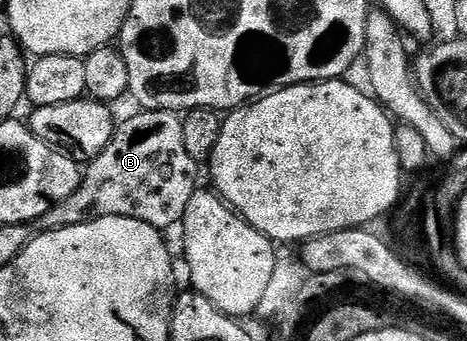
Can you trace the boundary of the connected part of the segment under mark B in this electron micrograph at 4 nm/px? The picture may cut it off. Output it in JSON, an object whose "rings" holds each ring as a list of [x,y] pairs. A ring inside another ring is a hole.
{"rings":[[[142,109],[141,114],[137,114],[134,118],[129,118],[125,123],[118,125],[113,131],[111,140],[107,144],[107,148],[103,148],[103,152],[99,152],[99,156],[92,159],[84,167],[81,175],[81,183],[75,188],[75,192],[71,192],[71,196],[67,196],[67,200],[57,202],[42,218],[37,219],[35,226],[38,231],[44,232],[46,230],[58,230],[59,228],[67,228],[75,224],[83,224],[91,220],[99,220],[100,218],[110,218],[111,216],[123,216],[131,220],[143,220],[143,224],[151,224],[155,229],[162,232],[168,231],[168,226],[173,226],[184,219],[187,212],[187,204],[191,204],[191,196],[194,190],[198,189],[199,182],[197,182],[197,170],[199,170],[198,163],[191,160],[191,156],[187,156],[187,147],[183,144],[183,124],[181,118],[172,110],[146,110]]]}

